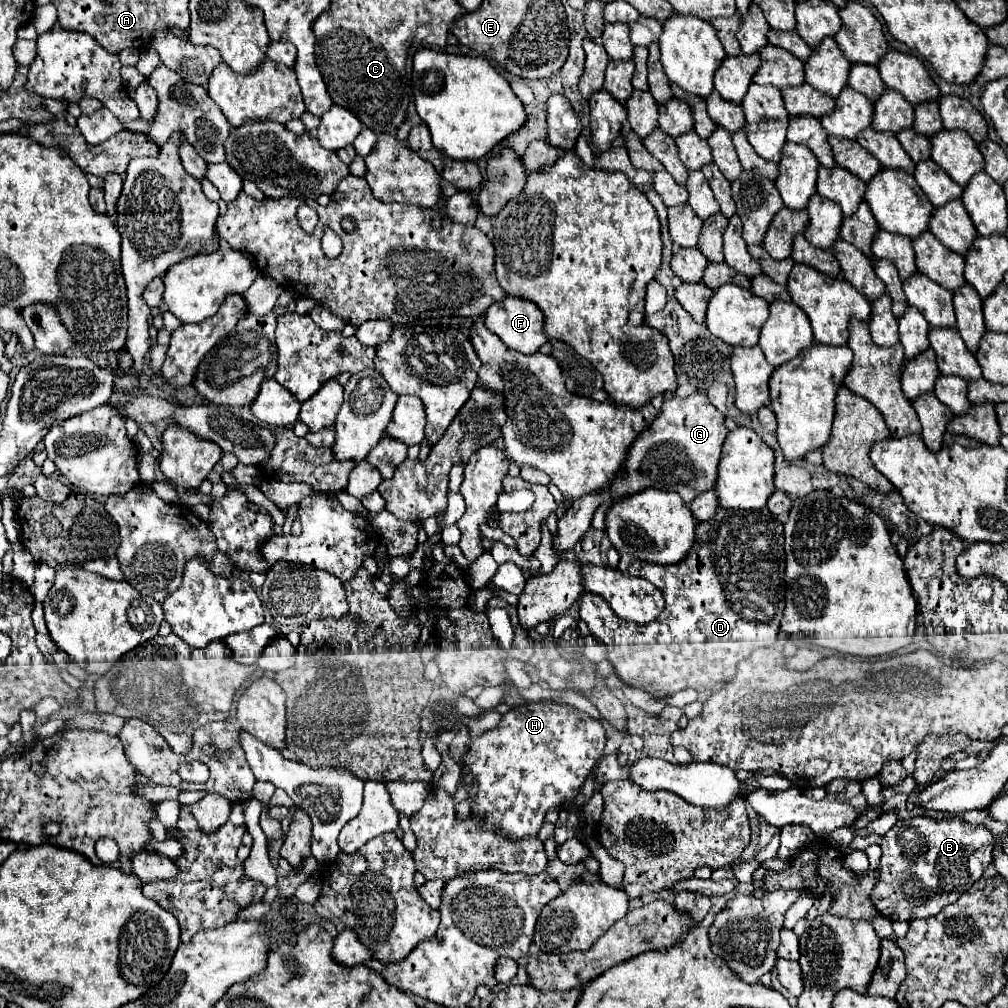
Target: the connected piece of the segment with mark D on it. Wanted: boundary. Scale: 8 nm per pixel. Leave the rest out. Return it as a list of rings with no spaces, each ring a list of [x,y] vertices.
[[[720,507],[712,521],[696,525],[696,541],[680,565],[652,565],[622,555],[618,571],[654,583],[666,601],[660,619],[648,625],[636,625],[616,617],[608,601],[596,593],[584,593],[580,597],[580,619],[608,647],[608,661],[614,665],[616,675],[630,687],[644,689],[660,699],[686,687],[712,691],[714,685],[732,681],[738,663],[752,651],[776,643],[784,611],[784,533],[780,519],[768,509],[734,511]]]

